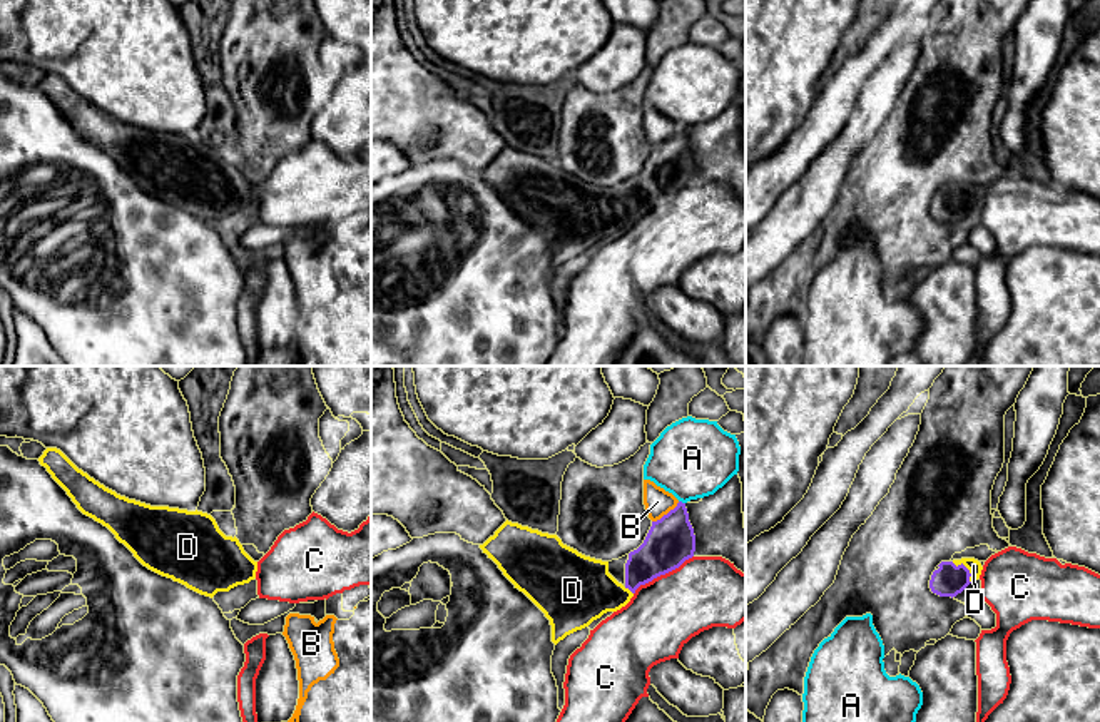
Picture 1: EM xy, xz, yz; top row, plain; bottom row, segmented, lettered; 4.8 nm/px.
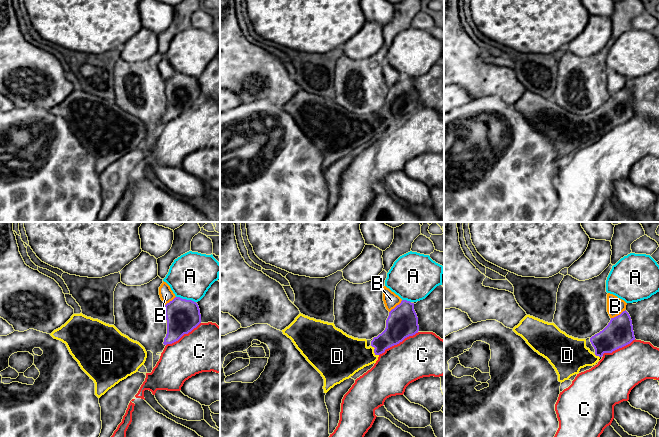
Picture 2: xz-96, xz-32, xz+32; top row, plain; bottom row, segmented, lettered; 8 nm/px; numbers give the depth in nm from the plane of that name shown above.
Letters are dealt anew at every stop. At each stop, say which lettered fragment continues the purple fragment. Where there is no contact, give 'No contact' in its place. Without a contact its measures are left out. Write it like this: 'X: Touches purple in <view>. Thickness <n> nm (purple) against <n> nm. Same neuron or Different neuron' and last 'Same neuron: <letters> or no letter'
A: Touches purple in xz. Thickness 240 nm (purple) against 380 nm. Different neuron
B: Touches purple in xz. Thickness 240 nm (purple) against 130 nm. Different neuron
C: Touches purple in xz. Thickness 240 nm (purple) against 340 nm. Different neuron
D: Touches purple in yz. Thickness 160 nm (purple) against 70 nm. Same neuron
Same neuron: D

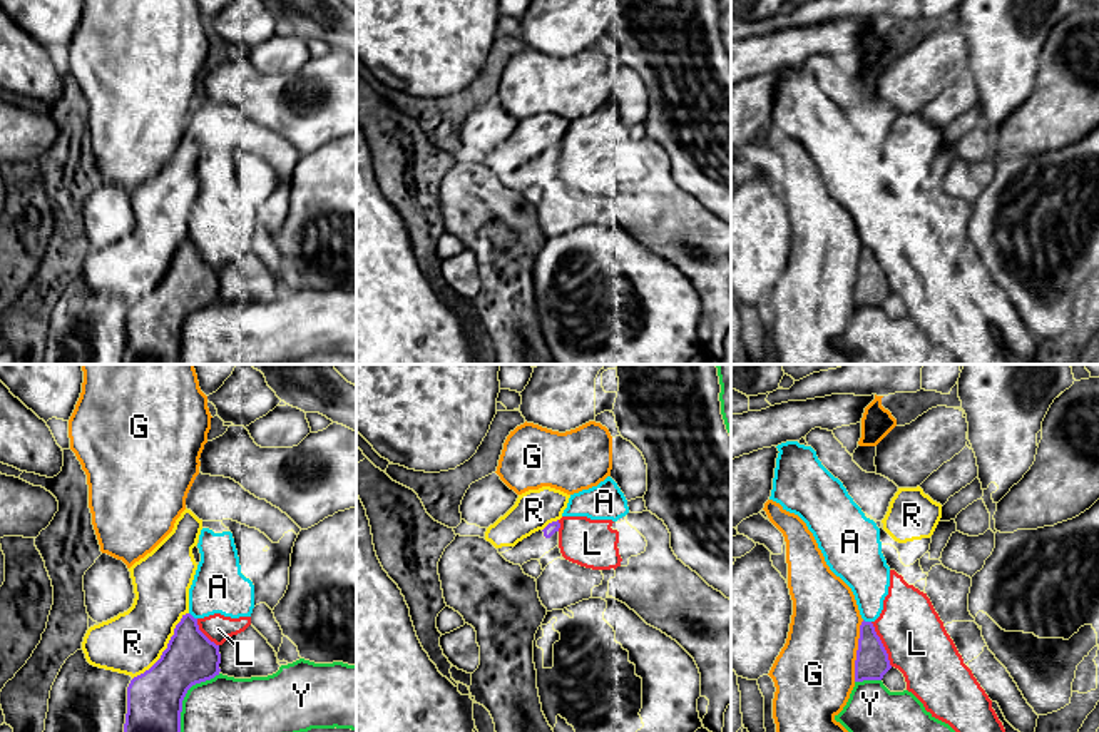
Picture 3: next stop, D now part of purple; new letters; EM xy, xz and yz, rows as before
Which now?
A: Touches purple in xy. Thickness 240 nm (purple) against 260 nm. Different neuron
G: Touches purple in yz. Thickness 160 nm (purple) against 380 nm. Different neuron
L: Touches purple in yz. Thickness 160 nm (purple) against 300 nm. Different neuron
R: Touches purple in xy. Thickness 280 nm (purple) against 300 nm. Different neuron
Y: Touches purple in xy. Thickness 280 nm (purple) against 460 nm. Different neuron
Same neuron: no letter

